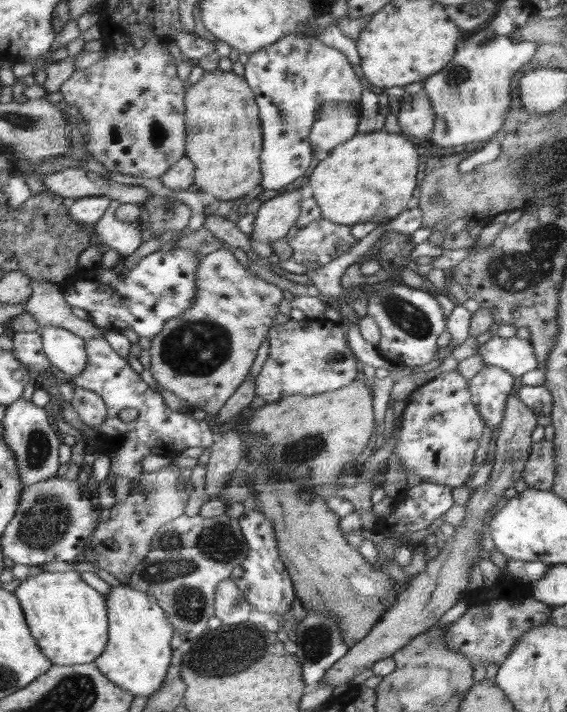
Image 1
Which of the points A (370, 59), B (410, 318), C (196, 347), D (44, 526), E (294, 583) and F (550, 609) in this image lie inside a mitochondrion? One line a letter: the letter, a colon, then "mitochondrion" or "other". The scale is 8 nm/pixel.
A: other
B: mitochondrion
C: mitochondrion
D: mitochondrion
E: other
F: other

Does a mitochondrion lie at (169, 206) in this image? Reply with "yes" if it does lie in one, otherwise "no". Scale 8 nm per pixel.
no

